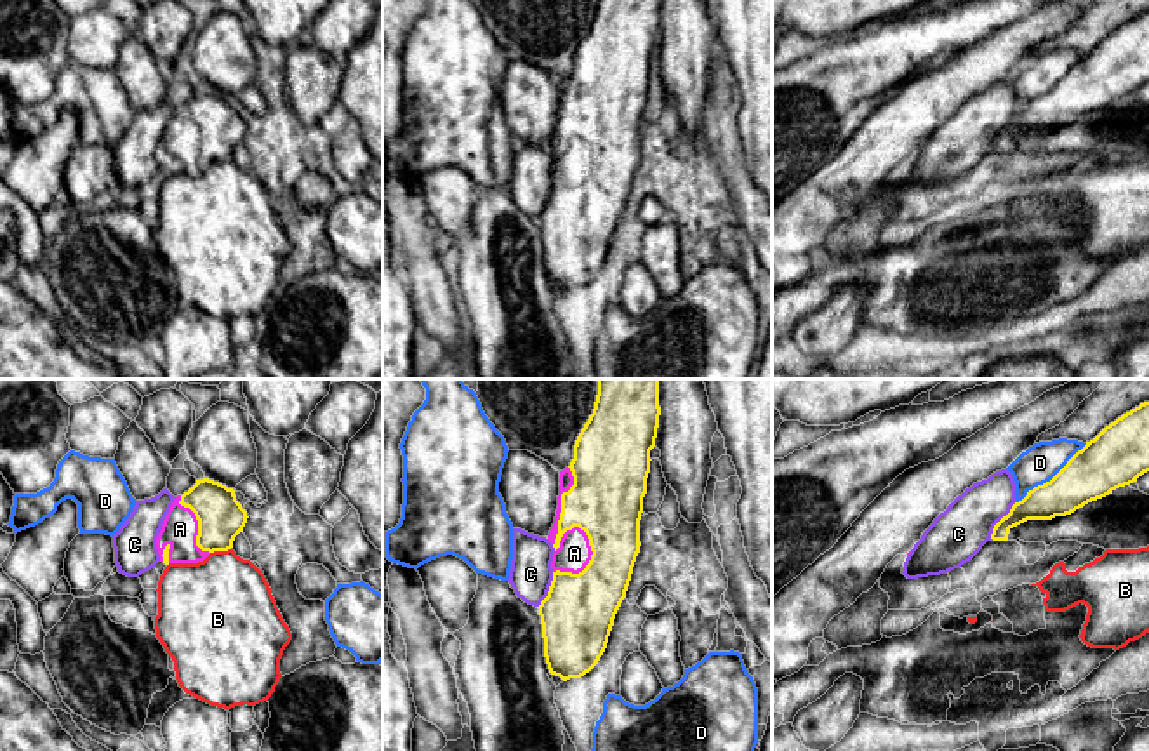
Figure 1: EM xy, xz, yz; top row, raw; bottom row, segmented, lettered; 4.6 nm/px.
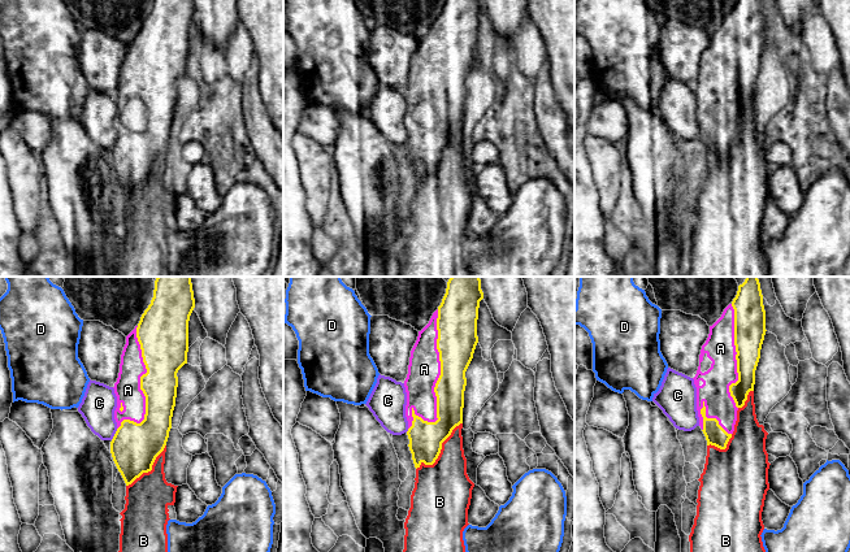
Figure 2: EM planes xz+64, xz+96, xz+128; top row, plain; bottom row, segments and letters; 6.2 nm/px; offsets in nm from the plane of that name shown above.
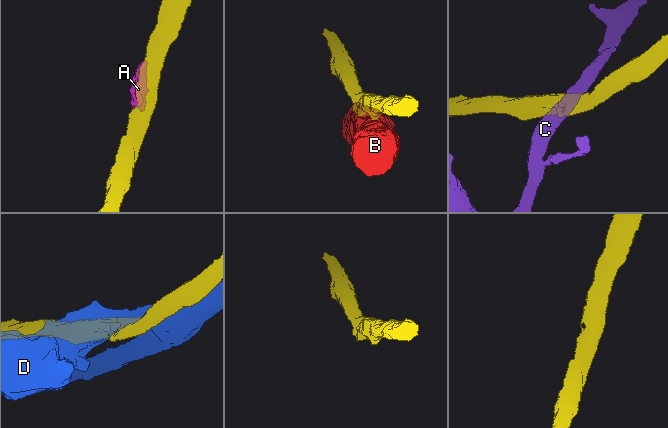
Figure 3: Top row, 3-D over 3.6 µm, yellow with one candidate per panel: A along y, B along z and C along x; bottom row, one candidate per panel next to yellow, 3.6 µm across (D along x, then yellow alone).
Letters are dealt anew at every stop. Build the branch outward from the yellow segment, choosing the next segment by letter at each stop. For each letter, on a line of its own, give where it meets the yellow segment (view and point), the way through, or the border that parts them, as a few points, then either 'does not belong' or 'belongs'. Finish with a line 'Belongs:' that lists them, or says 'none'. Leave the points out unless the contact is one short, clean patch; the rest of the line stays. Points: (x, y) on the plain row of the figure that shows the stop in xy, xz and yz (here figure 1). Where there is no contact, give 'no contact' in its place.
A: contact xz (590, 172); belongs
B: contact xy (219, 160); does not belong
C: contact yz (1000, 131); does not belong
D: contact yz (1052, 89); does not belong
Belongs: A

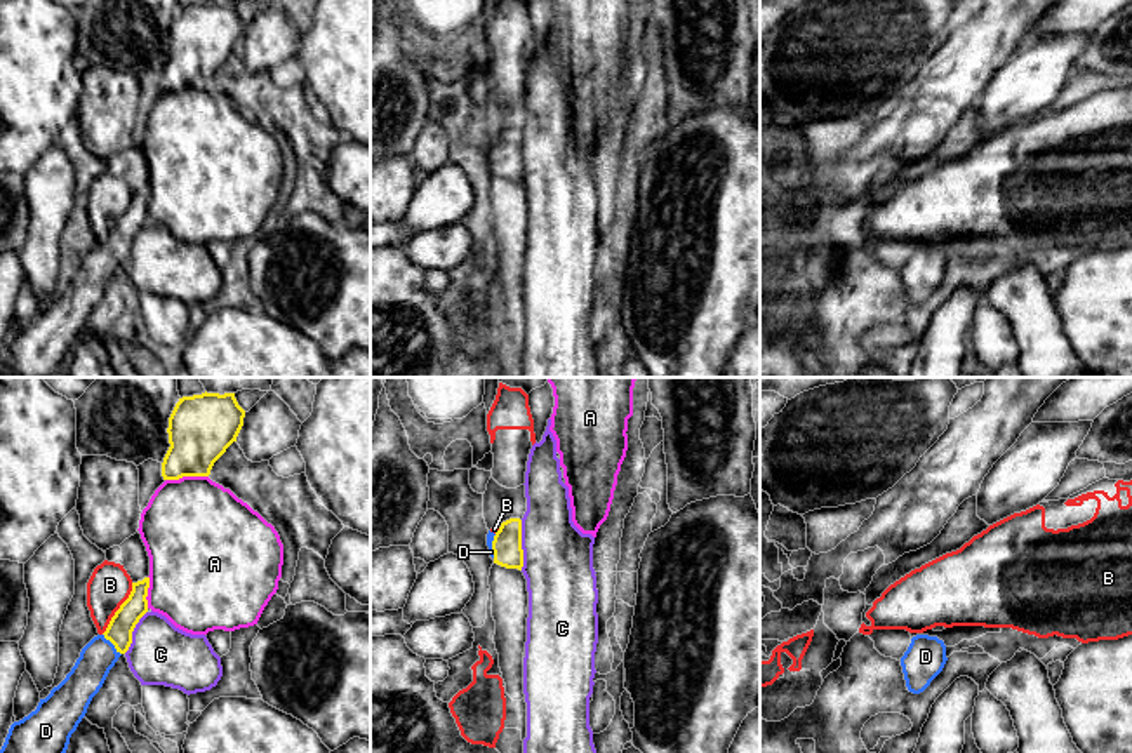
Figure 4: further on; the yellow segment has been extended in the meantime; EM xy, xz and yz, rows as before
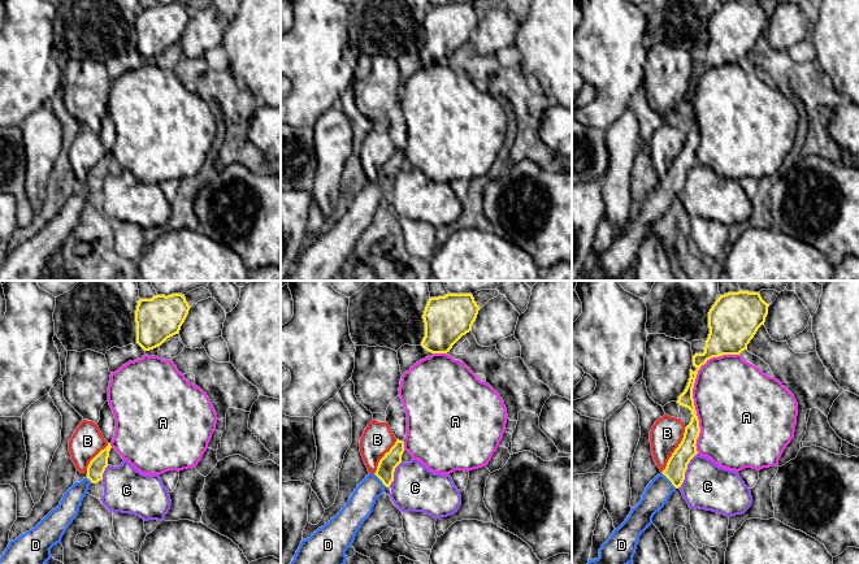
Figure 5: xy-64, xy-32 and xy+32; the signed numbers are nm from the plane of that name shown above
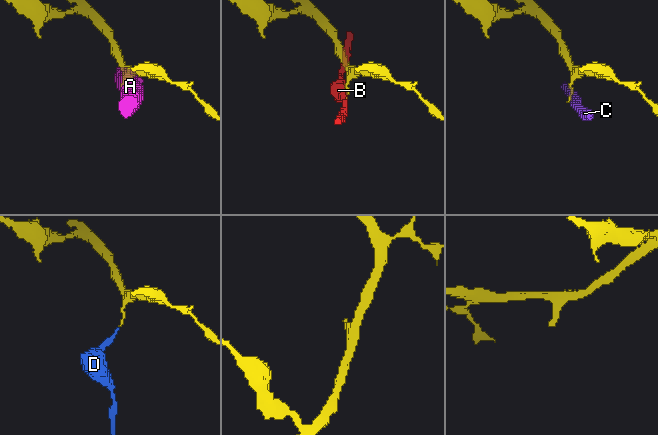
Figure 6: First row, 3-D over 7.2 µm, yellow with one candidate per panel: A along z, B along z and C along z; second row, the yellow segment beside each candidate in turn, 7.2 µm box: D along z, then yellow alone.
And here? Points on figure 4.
A: contact xy (186, 86); does not belong
B: contact xy (119, 219); does not belong
C: contact xz (520, 155); border xz (520, 131), (522, 179); does not belong
D: contact xy (112, 253); way xy (119, 242), (112, 253), (96, 270); belongs
Belongs: D

